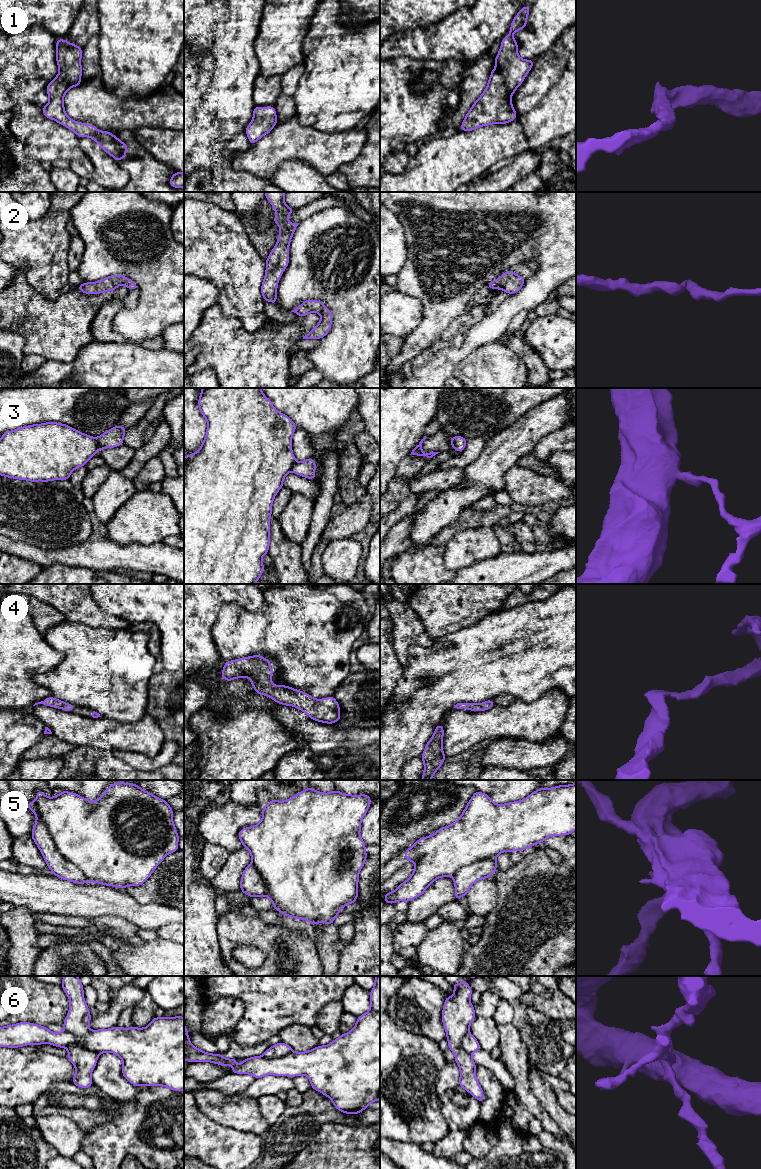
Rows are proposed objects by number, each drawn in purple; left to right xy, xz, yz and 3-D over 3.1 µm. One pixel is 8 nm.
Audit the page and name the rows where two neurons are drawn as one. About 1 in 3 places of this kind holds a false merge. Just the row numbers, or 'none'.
3, 5, 6

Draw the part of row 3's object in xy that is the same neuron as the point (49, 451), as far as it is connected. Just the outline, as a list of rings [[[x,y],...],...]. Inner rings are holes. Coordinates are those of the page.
[[[46,422],[6,431],[0,439],[0,475],[31,482],[67,480],[78,467],[85,466],[98,451],[97,438],[61,423]]]

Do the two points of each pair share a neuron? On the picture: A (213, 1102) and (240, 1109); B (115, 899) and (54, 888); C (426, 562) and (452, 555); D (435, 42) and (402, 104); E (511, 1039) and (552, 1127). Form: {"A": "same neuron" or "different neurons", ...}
{"A": "same neuron", "B": "same neuron", "C": "different neurons", "D": "different neurons", "E": "same neuron"}

